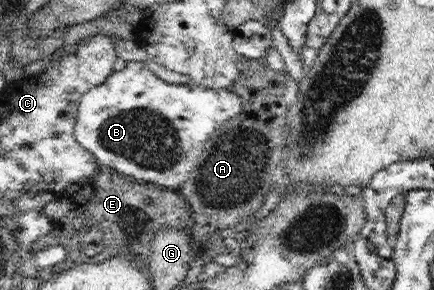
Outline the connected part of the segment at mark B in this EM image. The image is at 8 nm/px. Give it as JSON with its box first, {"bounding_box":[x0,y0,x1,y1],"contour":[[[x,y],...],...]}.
{"bounding_box":[74,61,242,186],"contour":[[[128,61],[123,70],[112,71],[100,86],[91,88],[80,98],[74,136],[80,146],[97,158],[100,169],[110,167],[141,182],[178,186],[188,180],[209,136],[217,133],[221,124],[238,116],[242,110],[240,96],[231,88],[221,89],[168,83],[146,68],[144,61]]]}

